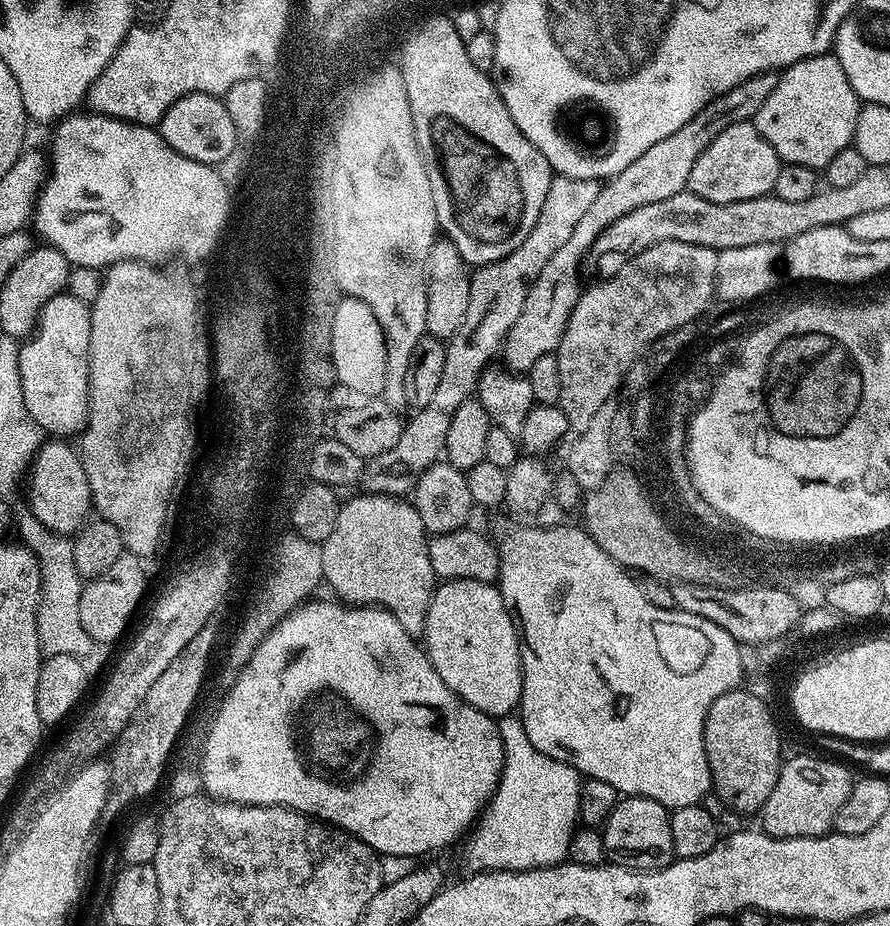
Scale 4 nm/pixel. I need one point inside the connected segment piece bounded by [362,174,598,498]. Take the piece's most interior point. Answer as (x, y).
(497, 290)

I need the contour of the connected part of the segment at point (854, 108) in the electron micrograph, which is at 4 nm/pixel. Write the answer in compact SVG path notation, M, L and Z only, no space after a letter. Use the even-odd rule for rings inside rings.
M834 54L811 56L777 75L774 90L758 106L754 123L758 134L774 146L781 162L822 170L838 150L853 143L861 107L862 101L850 86L842 62Z

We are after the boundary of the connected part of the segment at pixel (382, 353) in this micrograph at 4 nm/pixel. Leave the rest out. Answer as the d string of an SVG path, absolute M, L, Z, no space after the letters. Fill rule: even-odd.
M344 294L339 297L334 310L333 369L340 384L353 388L356 394L380 394L384 391L386 378L386 346L384 331L374 318L374 310L357 296Z

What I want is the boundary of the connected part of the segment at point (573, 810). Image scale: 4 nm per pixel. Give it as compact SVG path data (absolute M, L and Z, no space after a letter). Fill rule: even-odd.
M509 714L499 721L498 727L500 729L500 738L502 746L504 747L504 769L500 775L500 785L496 787L496 793L492 795L491 800L488 801L487 808L484 809L482 815L479 817L478 823L475 825L474 831L471 833L472 841L468 844L468 864L473 873L478 872L525 872L531 868L552 868L555 864L562 864L568 860L568 851L570 850L570 842L572 836L578 827L578 794L580 793L580 786L582 777L575 768L570 767L569 764L562 764L557 760L550 758L534 750L534 746L530 742L530 738L526 738L526 730L524 723L515 715Z

